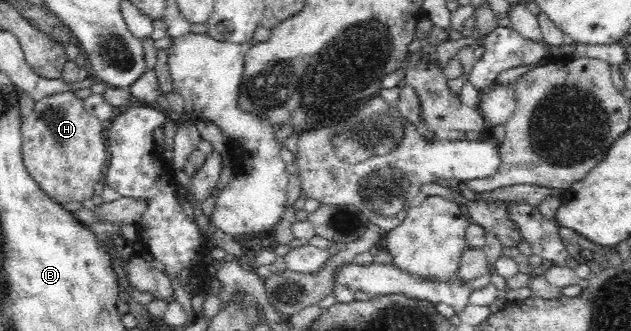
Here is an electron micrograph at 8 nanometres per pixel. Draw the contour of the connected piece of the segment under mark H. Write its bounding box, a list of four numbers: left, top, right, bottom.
[21,92,106,204]

